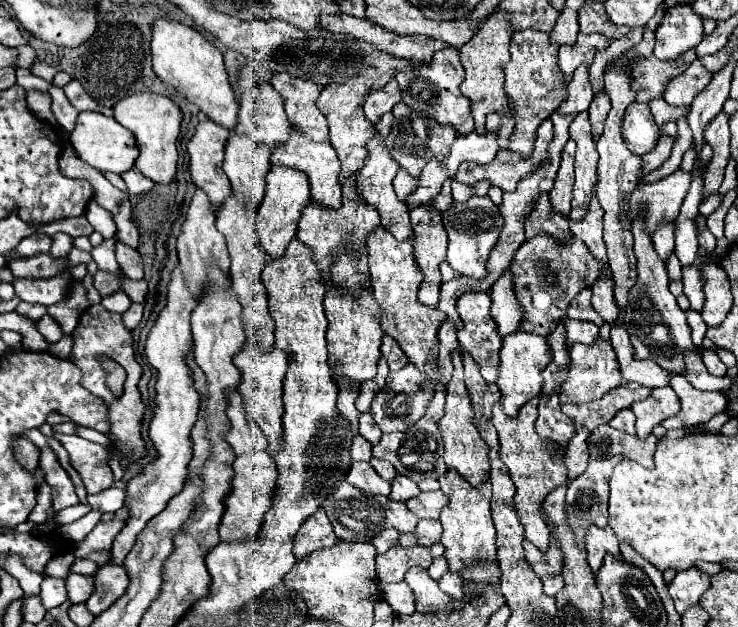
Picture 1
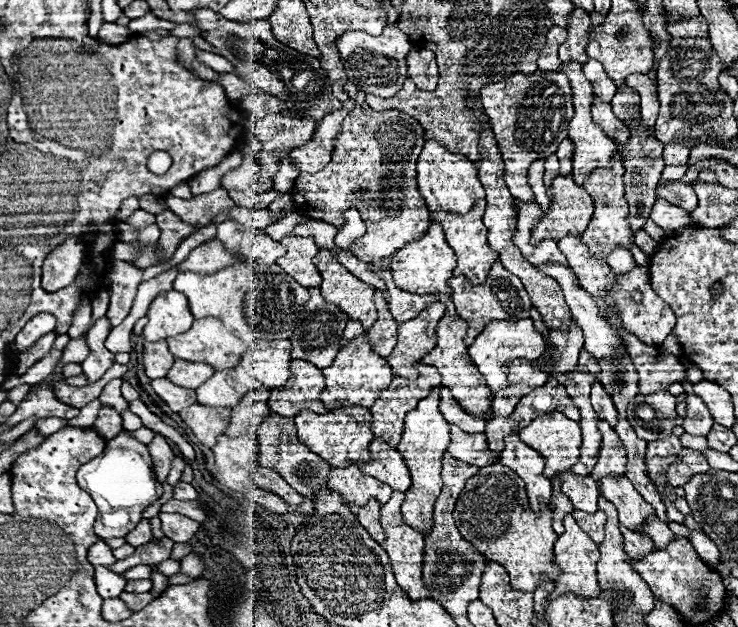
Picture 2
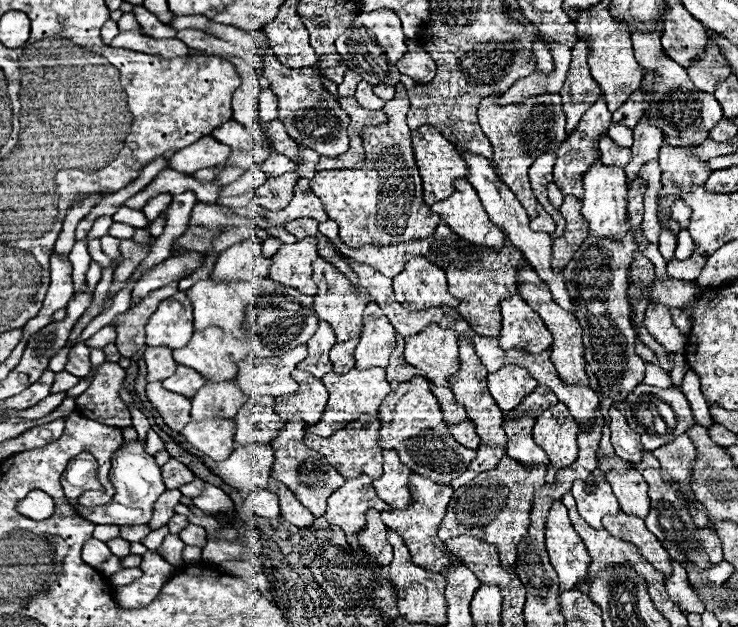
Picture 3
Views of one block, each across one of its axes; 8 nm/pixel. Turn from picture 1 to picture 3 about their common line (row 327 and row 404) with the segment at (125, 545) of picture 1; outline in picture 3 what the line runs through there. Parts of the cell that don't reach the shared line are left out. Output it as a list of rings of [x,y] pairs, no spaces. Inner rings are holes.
[[[150,382],[146,386],[146,396],[172,430],[180,432],[182,426],[190,422],[190,398],[166,390],[162,382]]]

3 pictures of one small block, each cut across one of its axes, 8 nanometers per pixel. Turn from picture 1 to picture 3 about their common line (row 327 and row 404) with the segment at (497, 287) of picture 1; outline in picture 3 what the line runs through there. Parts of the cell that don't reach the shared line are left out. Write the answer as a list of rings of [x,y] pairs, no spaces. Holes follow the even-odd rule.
[[[504,366],[488,374],[488,390],[504,412],[514,410],[536,386],[538,382],[534,382],[528,370],[518,366]]]

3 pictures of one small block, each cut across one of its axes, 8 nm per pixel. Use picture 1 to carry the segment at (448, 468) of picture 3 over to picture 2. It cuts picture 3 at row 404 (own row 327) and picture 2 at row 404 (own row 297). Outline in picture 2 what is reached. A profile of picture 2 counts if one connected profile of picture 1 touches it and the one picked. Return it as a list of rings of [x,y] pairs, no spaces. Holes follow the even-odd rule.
[[[416,362],[414,368],[420,372],[418,378],[412,378],[412,380],[406,380],[406,378],[400,378],[396,376],[392,380],[392,384],[380,392],[380,398],[376,400],[376,404],[370,408],[372,412],[372,432],[376,438],[382,438],[386,440],[388,444],[392,446],[398,446],[400,442],[400,436],[402,436],[402,430],[404,430],[404,418],[410,410],[414,410],[414,406],[426,398],[430,394],[430,390],[434,386],[440,386],[440,374],[438,370],[434,370],[434,366],[428,366],[428,364],[422,364],[422,362]]]

